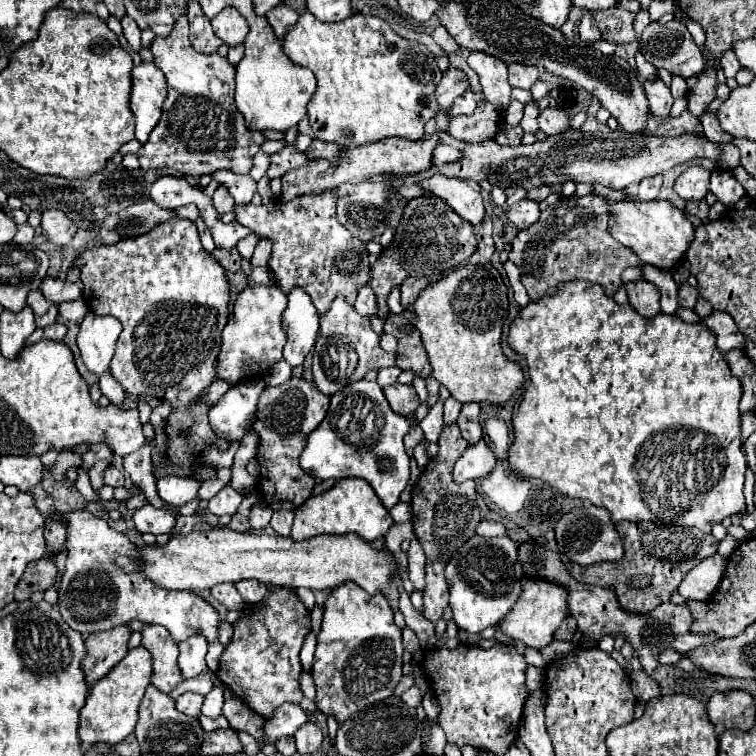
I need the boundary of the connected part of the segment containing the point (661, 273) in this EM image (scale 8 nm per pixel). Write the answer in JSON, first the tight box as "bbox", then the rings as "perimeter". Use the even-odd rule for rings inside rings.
{"bbox":[643,265,679,315],"perimeter":[[[643,265],[643,277],[649,279],[653,285],[657,285],[657,289],[661,291],[661,311],[667,315],[673,315],[679,303],[677,303],[677,283],[671,271]]]}

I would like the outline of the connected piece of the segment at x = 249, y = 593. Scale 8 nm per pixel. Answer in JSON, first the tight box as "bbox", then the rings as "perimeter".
{"bbox":[235,579,267,603],"perimeter":[[[253,579],[241,581],[235,587],[237,587],[237,591],[239,591],[239,595],[243,597],[245,603],[259,603],[263,599],[263,595],[267,593],[267,587],[261,585],[259,581],[253,581]]]}

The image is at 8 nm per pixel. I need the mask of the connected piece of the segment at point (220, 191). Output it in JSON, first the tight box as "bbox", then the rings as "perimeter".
{"bbox":[213,185,235,213],"perimeter":[[[219,185],[219,187],[217,187],[217,191],[215,191],[215,195],[213,195],[213,205],[215,205],[215,209],[217,209],[219,213],[227,213],[227,211],[233,209],[235,201],[233,201],[233,197],[231,197],[231,193],[227,191],[225,185]]]}

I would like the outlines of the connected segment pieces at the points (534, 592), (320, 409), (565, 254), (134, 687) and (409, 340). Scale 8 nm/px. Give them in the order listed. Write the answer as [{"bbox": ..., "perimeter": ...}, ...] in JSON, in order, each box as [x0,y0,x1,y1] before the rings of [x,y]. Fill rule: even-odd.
[{"bbox":[501,577,569,649],"perimeter":[[[527,577],[523,583],[523,593],[515,607],[509,611],[505,619],[501,619],[501,631],[511,637],[521,641],[523,645],[541,649],[553,641],[555,629],[569,617],[569,607],[567,607],[567,597],[569,589],[563,589],[563,585],[553,585],[541,577]]]},{"bbox":[253,379,329,511],"perimeter":[[[289,379],[279,387],[265,387],[259,399],[257,421],[253,429],[259,433],[259,449],[257,461],[261,463],[259,471],[259,489],[263,493],[265,503],[271,509],[287,509],[295,511],[309,495],[315,485],[315,479],[309,477],[301,465],[299,455],[305,447],[305,441],[313,429],[323,421],[329,409],[329,397],[323,395],[315,383],[305,379]]]},{"bbox":[509,195,641,301],"perimeter":[[[571,195],[549,205],[537,223],[517,233],[511,243],[513,249],[509,251],[509,259],[519,267],[521,283],[525,285],[531,301],[539,301],[547,289],[571,279],[599,283],[605,293],[613,297],[621,285],[621,273],[631,265],[641,265],[641,261],[637,261],[637,255],[631,249],[613,241],[607,231],[607,215],[609,207],[603,197]]]},{"bbox":[79,647,151,743],"perimeter":[[[145,647],[129,649],[127,657],[119,661],[117,667],[113,667],[105,677],[95,681],[95,685],[89,689],[89,697],[85,707],[81,709],[81,721],[79,721],[79,737],[83,743],[119,743],[129,733],[133,733],[137,723],[137,709],[141,705],[143,693],[151,679],[151,657]]]},{"bbox":[385,309,431,377],"perimeter":[[[411,309],[389,315],[385,321],[385,333],[391,333],[397,337],[397,367],[411,369],[419,377],[431,375],[431,365],[427,361],[425,347],[421,345],[421,335],[417,333],[417,327],[413,325],[415,313]]]}]

